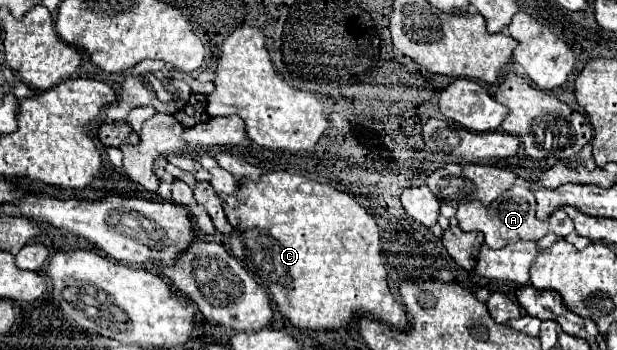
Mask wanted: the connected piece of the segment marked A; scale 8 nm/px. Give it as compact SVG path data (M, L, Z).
M514 185L504 195L500 195L500 201L492 201L490 205L482 205L480 201L460 203L456 217L458 217L458 225L462 231L482 231L484 243L490 249L500 249L516 241L538 241L546 233L556 233L560 237L566 237L568 233L574 231L572 219L562 209L552 213L548 221L538 221L534 215L534 205L536 205L534 193L524 185Z

